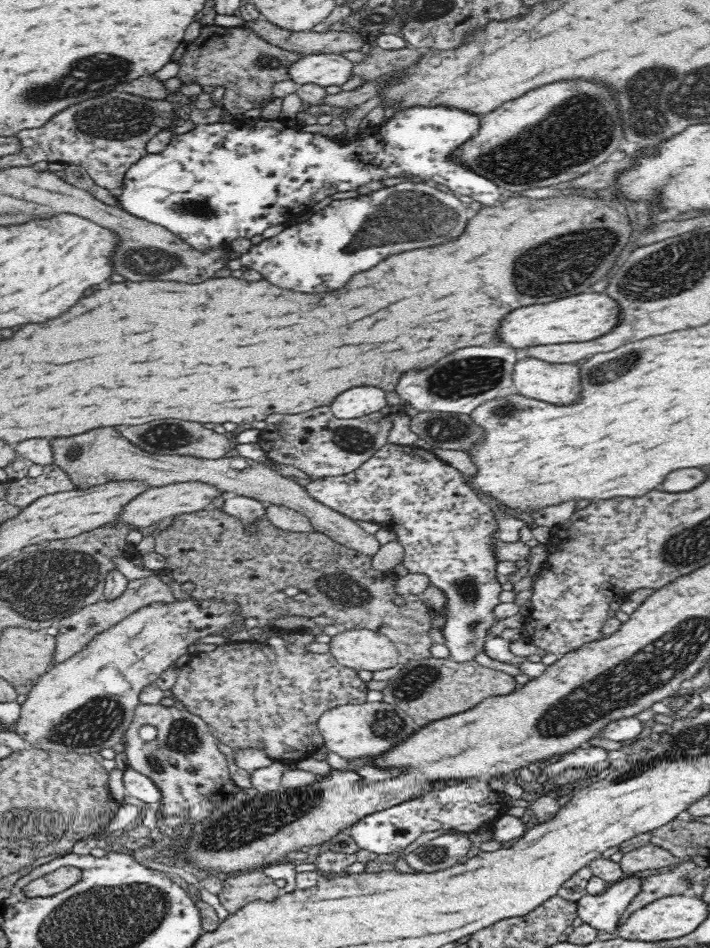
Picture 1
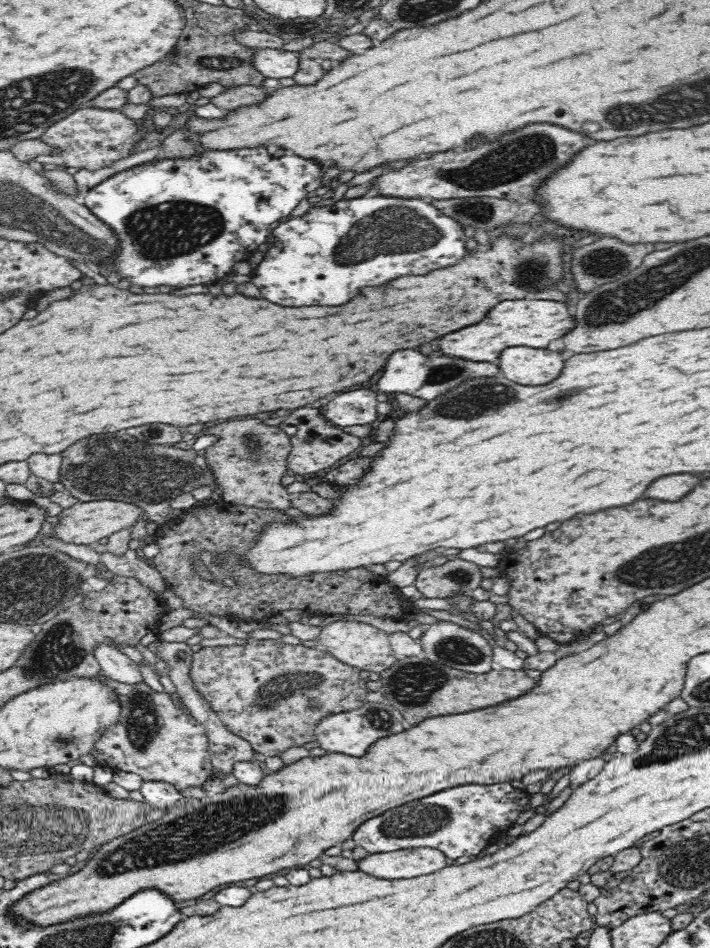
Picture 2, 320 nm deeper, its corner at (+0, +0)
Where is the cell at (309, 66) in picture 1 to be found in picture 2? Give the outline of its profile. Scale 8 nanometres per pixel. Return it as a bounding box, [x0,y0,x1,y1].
[252,49,301,78]

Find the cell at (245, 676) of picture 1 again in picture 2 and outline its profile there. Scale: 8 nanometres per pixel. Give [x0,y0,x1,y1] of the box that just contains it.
[190,639,369,757]

